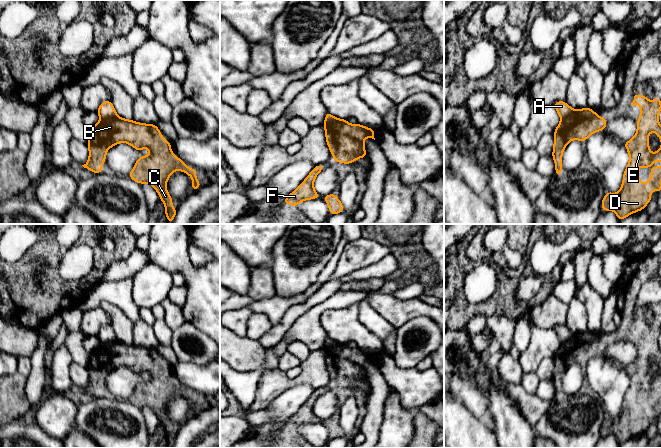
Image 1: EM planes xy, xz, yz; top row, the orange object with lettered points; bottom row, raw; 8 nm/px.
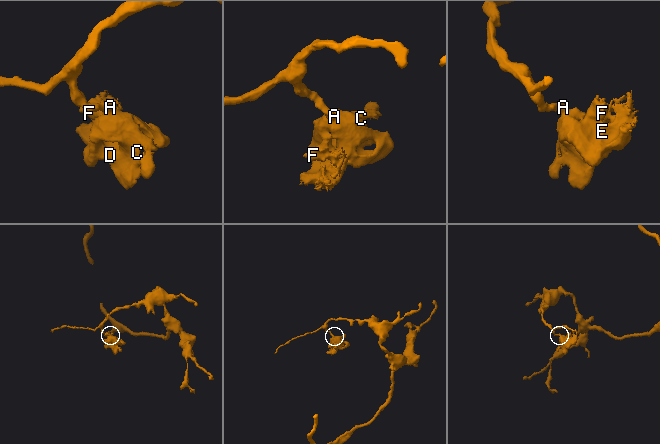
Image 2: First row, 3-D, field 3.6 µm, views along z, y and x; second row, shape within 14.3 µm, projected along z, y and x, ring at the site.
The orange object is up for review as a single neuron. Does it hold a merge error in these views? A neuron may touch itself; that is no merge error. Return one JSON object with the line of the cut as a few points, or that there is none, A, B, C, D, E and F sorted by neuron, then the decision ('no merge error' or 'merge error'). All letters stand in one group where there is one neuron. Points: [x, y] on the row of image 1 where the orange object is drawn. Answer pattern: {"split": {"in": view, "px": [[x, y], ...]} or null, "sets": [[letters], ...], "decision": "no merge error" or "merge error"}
{"split": {"in": "xy", "px": [[116, 115], [101, 119]]}, "sets": [["A"], ["B", "C", "D", "E", "F"]], "decision": "merge error"}

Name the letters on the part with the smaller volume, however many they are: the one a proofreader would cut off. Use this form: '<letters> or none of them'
B, C, D, E, F

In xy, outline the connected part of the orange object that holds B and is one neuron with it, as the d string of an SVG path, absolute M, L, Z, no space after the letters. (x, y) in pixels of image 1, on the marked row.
M117 115L100 119L89 129L89 161L82 166L101 174L107 150L121 142L130 144L139 152L144 147L149 148L150 155L140 156L128 177L139 184L149 183L155 188L165 205L167 220L172 224L177 208L172 207L172 197L166 189L166 183L172 172L180 170L193 179L193 191L198 190L201 184L196 177L197 170L187 167L171 152L171 143L162 137L157 125L137 123Z

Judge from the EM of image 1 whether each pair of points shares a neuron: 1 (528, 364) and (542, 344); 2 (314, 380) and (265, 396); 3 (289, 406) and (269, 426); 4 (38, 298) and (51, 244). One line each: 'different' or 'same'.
1: same
2: same
3: same
4: same

